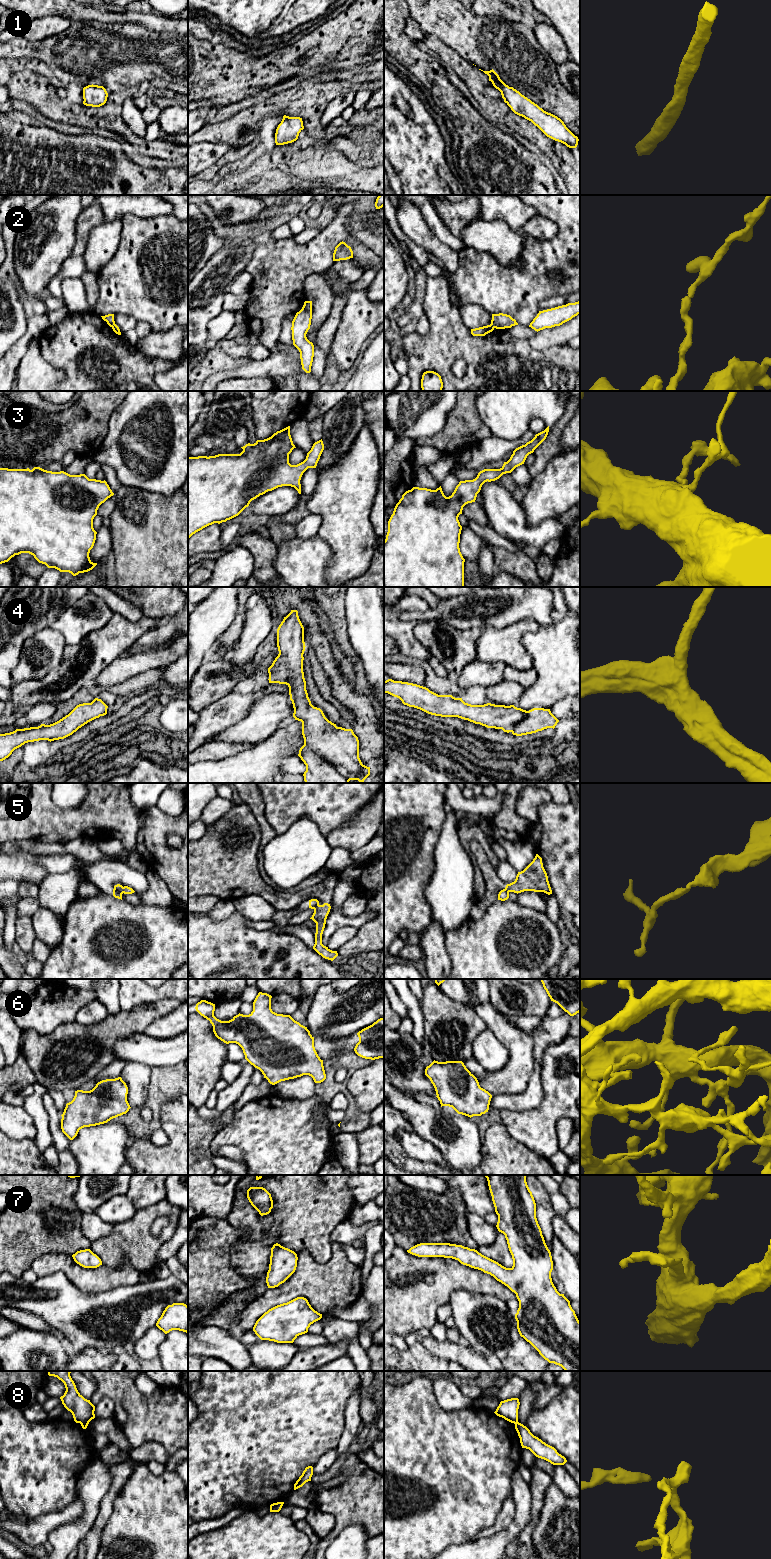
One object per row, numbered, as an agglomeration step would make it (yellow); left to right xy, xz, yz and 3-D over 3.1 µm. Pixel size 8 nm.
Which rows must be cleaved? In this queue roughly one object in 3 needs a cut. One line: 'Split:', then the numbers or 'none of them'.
Split: 2, 5, 8

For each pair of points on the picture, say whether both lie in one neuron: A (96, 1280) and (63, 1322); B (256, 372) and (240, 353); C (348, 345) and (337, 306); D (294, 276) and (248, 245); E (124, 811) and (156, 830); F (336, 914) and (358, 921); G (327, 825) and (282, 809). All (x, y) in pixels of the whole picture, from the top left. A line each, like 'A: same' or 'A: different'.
A: different
B: different
C: different
D: different
E: different
F: same
G: same

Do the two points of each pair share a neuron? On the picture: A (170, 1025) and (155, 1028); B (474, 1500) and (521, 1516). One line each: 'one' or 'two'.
A: one
B: two

